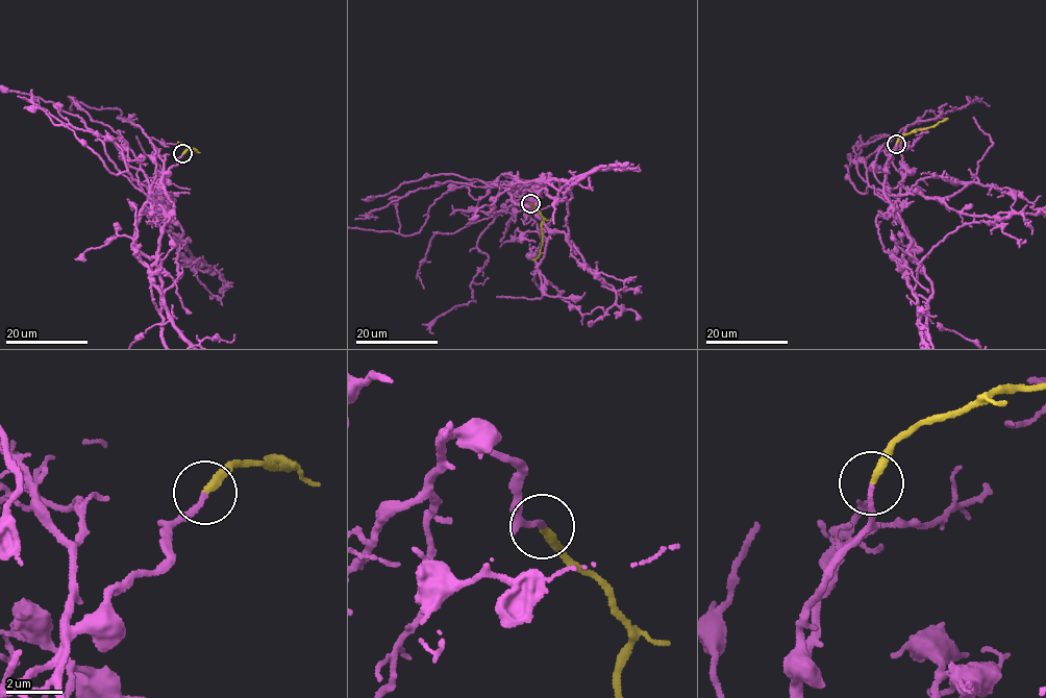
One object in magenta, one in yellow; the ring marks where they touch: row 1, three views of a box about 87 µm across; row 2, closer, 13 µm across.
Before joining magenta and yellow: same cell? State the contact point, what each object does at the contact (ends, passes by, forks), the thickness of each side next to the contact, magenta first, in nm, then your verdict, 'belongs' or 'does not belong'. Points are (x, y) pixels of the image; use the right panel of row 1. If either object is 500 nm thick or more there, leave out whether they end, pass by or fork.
(896, 144) | magenta ends | yellow ends | 170/260 nm | belongs

